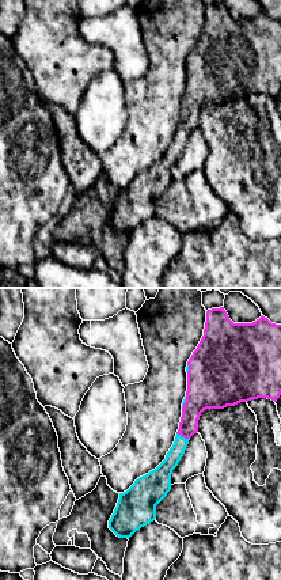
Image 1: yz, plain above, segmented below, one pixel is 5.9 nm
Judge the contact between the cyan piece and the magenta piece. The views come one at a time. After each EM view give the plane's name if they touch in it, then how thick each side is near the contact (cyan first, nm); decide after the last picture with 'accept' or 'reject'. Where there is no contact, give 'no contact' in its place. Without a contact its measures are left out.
contact in yz; calibres 100 and 160 nm

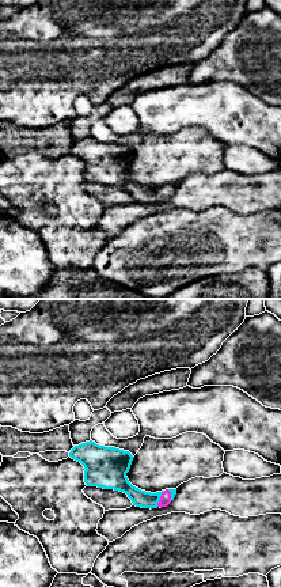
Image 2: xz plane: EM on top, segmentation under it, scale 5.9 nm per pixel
contact in xz; calibres 100 and 70 nm

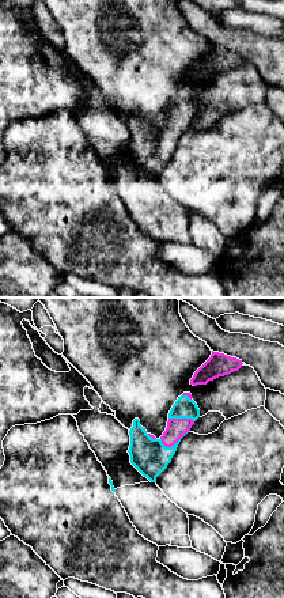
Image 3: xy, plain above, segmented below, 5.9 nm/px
contact in xy; calibres 220 and 110 nm

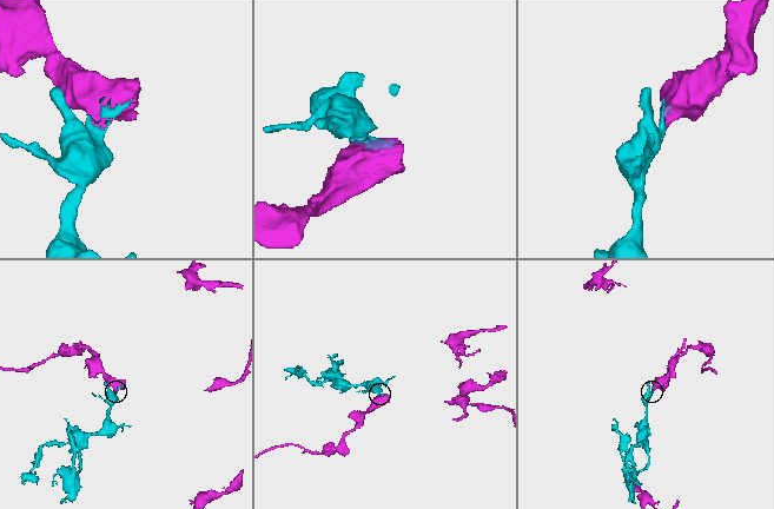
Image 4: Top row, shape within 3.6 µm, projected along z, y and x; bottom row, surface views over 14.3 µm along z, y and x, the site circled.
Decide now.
accept

